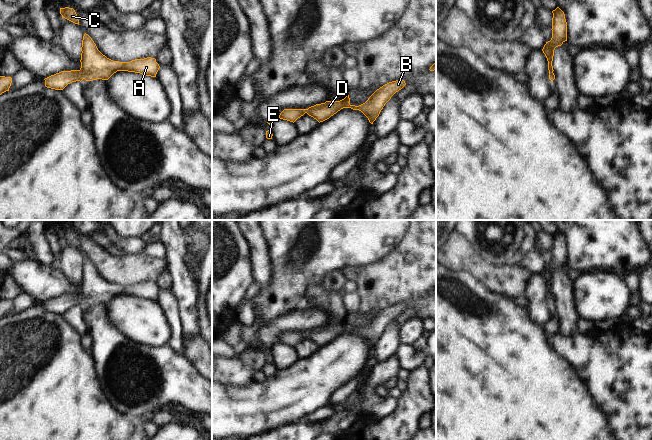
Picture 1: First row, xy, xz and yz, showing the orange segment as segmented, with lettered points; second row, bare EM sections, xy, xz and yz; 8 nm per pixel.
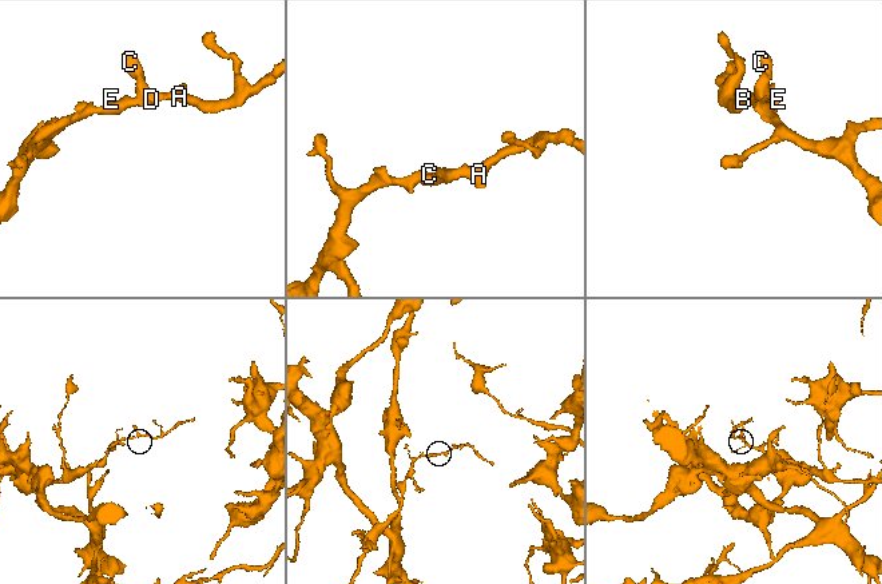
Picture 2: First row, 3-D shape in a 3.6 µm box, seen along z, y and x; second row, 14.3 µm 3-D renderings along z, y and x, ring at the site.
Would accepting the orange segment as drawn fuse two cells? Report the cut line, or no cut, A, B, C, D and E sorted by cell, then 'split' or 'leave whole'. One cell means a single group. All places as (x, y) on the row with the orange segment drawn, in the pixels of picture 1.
cut none; groups A B C D E; leave whole

